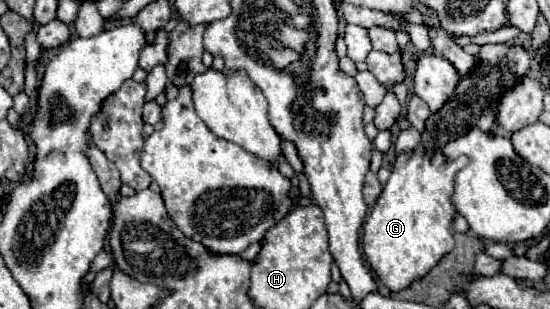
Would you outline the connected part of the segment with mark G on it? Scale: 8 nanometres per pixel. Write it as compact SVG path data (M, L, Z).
M514 41L482 45L476 57L478 65L472 73L460 75L454 99L428 117L420 145L396 155L390 179L364 223L364 255L390 291L400 291L412 281L422 279L454 249L450 225L454 223L456 207L450 197L454 193L456 173L468 163L468 159L446 159L444 145L466 135L470 129L480 129L492 135L496 131L500 97L526 77L532 63L528 49Z

